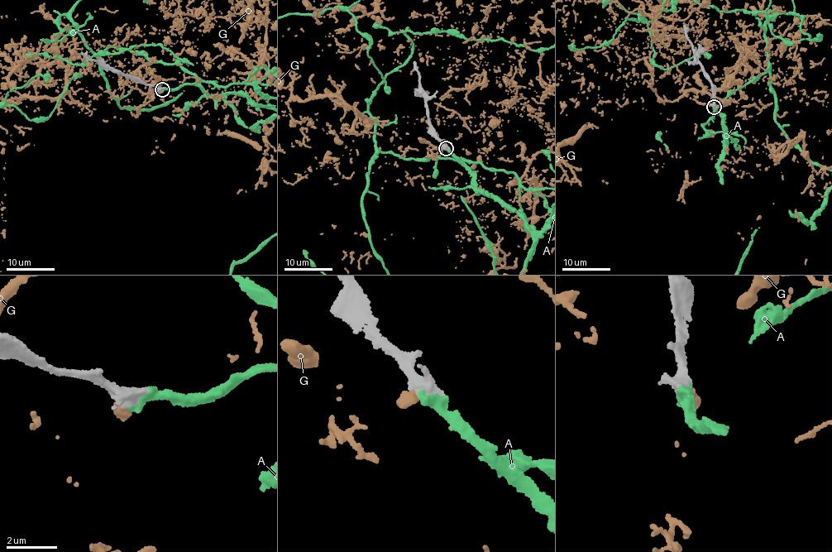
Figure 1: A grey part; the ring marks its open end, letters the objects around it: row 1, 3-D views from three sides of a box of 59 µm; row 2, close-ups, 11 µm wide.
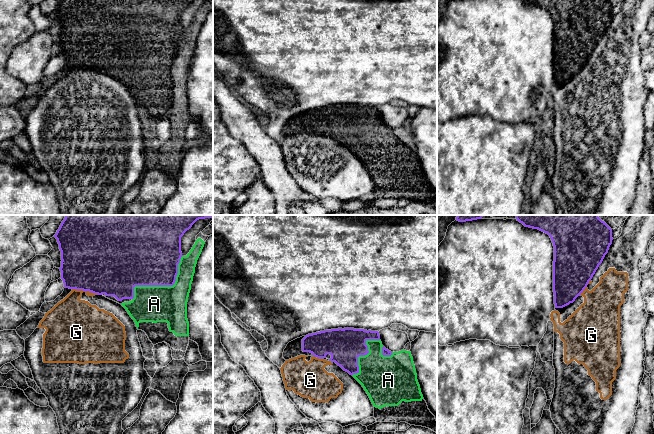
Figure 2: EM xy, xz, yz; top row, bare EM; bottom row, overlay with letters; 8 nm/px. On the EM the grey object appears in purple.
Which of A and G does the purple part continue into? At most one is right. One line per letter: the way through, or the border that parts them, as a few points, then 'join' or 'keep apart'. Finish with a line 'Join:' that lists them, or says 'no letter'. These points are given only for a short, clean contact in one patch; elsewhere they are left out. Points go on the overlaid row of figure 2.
A: join
G: border xy (72, 288), (98, 294); keep apart
Join: A

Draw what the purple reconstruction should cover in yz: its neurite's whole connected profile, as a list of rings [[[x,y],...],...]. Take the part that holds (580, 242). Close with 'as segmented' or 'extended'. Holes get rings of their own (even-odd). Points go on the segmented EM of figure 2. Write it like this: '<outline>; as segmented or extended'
[[[516,215],[525,227],[548,234],[554,246],[553,292],[555,308],[563,308],[587,287],[612,244],[612,229],[598,215]]]; as segmented

